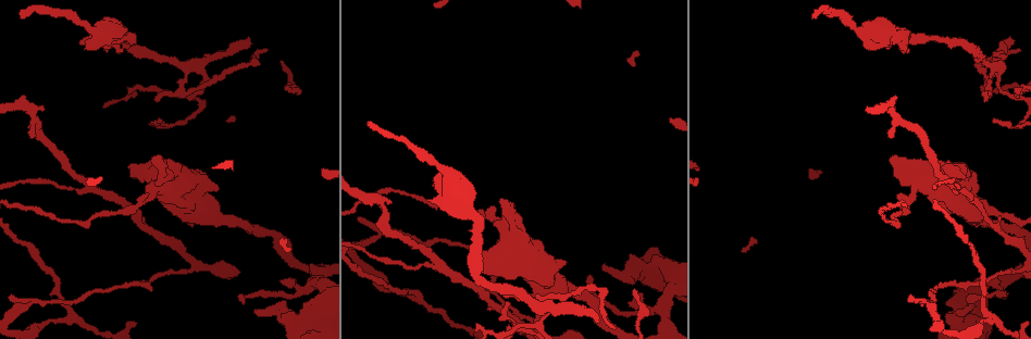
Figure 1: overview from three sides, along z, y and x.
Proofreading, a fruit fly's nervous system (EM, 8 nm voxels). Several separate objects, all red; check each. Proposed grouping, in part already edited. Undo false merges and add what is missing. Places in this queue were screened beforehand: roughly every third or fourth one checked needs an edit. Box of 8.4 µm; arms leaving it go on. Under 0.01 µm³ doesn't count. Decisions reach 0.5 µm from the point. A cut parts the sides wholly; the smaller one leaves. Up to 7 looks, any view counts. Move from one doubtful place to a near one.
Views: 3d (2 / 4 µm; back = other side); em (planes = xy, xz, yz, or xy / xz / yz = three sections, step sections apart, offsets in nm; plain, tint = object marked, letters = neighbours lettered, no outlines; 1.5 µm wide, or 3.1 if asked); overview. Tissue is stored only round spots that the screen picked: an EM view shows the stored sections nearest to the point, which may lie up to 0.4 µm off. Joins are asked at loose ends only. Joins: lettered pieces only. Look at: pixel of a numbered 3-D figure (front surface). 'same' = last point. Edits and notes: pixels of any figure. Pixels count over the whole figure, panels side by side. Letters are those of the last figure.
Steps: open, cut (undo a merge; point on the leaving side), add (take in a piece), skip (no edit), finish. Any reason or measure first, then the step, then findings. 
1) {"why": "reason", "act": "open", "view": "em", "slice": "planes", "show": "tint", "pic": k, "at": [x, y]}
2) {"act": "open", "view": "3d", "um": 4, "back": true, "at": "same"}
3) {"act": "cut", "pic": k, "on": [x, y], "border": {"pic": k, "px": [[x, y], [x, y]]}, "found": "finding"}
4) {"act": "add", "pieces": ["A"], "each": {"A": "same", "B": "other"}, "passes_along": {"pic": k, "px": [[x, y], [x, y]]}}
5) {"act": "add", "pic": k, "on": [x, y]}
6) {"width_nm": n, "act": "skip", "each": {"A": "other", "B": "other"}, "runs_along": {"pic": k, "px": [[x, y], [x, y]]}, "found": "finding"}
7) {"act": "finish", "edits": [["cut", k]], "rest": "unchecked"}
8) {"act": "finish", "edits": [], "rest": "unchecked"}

{"why": "branch stops here", "act": "open", "view": "em", "slice": "xy", "step": 4, "show": "plain", "pic": 1, "at": [603, 266]}

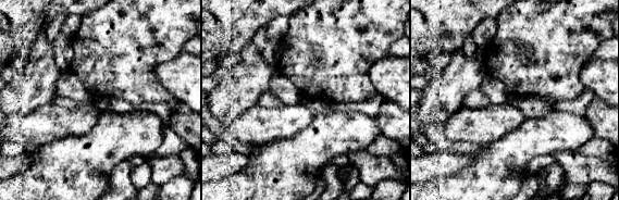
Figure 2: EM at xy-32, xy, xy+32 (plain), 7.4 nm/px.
{"act": "open", "view": "em", "slice": "xy", "step": 4, "show": "tint", "at": "same"}

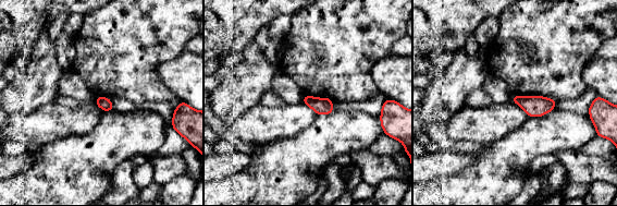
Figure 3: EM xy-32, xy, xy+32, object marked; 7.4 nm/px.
{"act": "open", "view": "em", "slice": "xy", "step": 4, "show": "letters", "at": "same"}

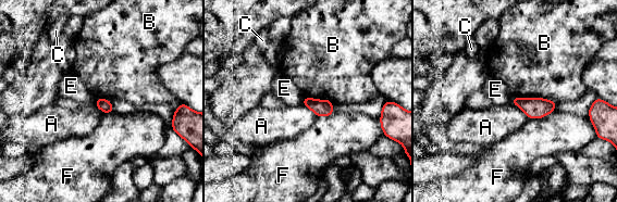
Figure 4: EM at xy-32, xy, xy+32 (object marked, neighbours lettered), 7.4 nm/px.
{"longest_contact_nm": ["B", 340], "act": "skip", "each": {"A": "other", "B": "other", "C": "other", "E": "other", "F": "other"}, "border": {"pic": 4, "px": [[511, 102], [529, 117]]}, "found": "no lettered piece goes on from it"}

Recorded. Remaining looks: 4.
{"why": "thick turns thin", "act": "open", "view": "em", "slice": "planes", "show": "tint", "pic": 1, "at": [318, 284]}

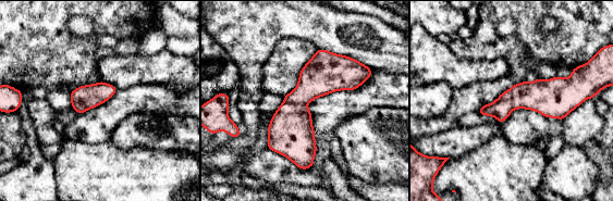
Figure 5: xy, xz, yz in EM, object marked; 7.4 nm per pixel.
{"why": "what lies round it", "act": "open", "view": "em", "slice": "planes", "show": "letters", "at": "same"}

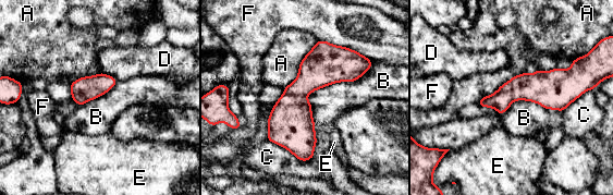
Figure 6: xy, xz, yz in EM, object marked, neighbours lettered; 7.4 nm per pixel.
{"act": "skip", "each": {"A": "other", "B": "other", "C": "other", "D": "other", "E": "other", "F": "other"}, "runs_along": {"pic": 6, "px": [[360, 62], [328, 64], [270, 137]]}, "found": "one cell here"}

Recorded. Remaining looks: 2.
{"why": "end of a long branch", "act": "open", "view": "em", "slice": "planes", "show": "letters", "pic": 1, "at": [370, 124]}

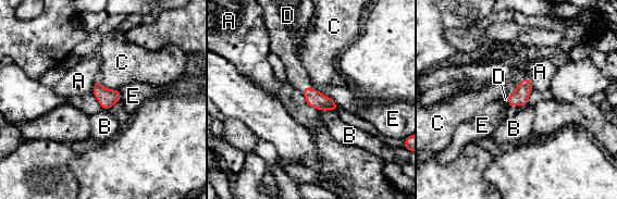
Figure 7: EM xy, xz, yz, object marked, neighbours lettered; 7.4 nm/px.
{"act": "add", "pieces": ["D"], "each": {"A": "other", "B": "other", "C": "other", "D": "same", "E": "other"}, "passes_along": {"pic": 7, "px": [[313, 98], [306, 87], [296, 74]]}, "found": "it goes on there"}

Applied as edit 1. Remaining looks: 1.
{"act": "finish", "edits": [["add", 7]], "rest": "unchecked"}

